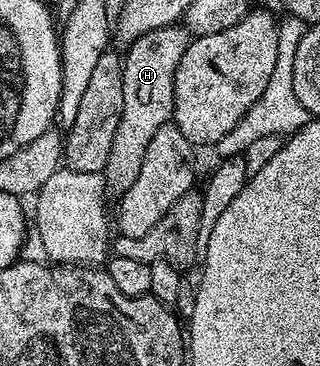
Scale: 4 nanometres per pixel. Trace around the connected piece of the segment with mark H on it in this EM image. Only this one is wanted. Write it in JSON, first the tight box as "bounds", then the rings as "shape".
{"bounds":[105,24,192,196],"shape":[[[183,24],[153,28],[153,32],[145,32],[126,47],[127,54],[123,59],[123,87],[125,88],[125,104],[121,108],[121,120],[117,124],[117,136],[113,136],[113,148],[109,148],[109,160],[105,171],[106,193],[121,196],[129,192],[133,180],[137,180],[137,172],[141,172],[141,163],[145,160],[145,148],[149,148],[149,140],[166,122],[172,121],[175,114],[175,73],[181,64],[181,56],[185,56],[185,48],[190,44],[192,35],[187,33]]]}

